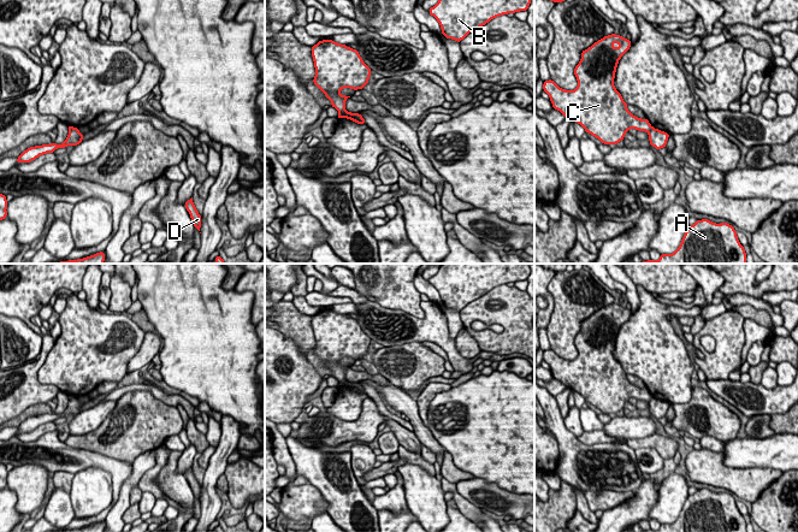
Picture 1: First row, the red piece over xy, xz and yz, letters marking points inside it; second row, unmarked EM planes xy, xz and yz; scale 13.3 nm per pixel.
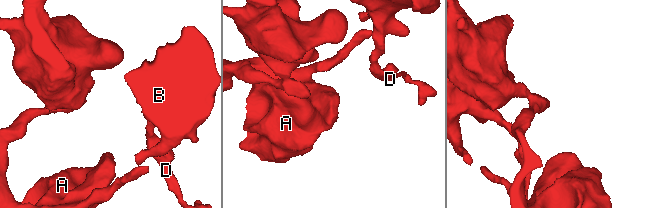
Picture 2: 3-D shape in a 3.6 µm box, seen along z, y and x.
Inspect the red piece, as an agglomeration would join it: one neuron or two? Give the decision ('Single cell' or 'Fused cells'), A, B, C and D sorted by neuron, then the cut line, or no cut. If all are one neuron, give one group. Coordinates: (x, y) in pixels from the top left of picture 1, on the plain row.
Fused cells. Groups: A / B C D. Split along xz (344, 378), (340, 382)

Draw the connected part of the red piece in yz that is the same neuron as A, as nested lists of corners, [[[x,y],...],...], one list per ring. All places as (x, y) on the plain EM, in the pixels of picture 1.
[[[702,489],[688,496],[675,522],[661,524],[657,531],[648,530],[642,532],[746,532],[746,522],[739,513],[737,501],[732,495],[727,492],[715,493],[708,489]]]

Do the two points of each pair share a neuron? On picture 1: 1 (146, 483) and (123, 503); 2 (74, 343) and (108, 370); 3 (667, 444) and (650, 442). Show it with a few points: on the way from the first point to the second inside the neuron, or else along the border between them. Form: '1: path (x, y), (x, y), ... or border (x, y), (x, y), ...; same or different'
1: border (154, 459), (154, 465), (137, 483); different
2: path (82, 352), (90, 352), (100, 361); same
3: path (663, 444), (654, 442); same

